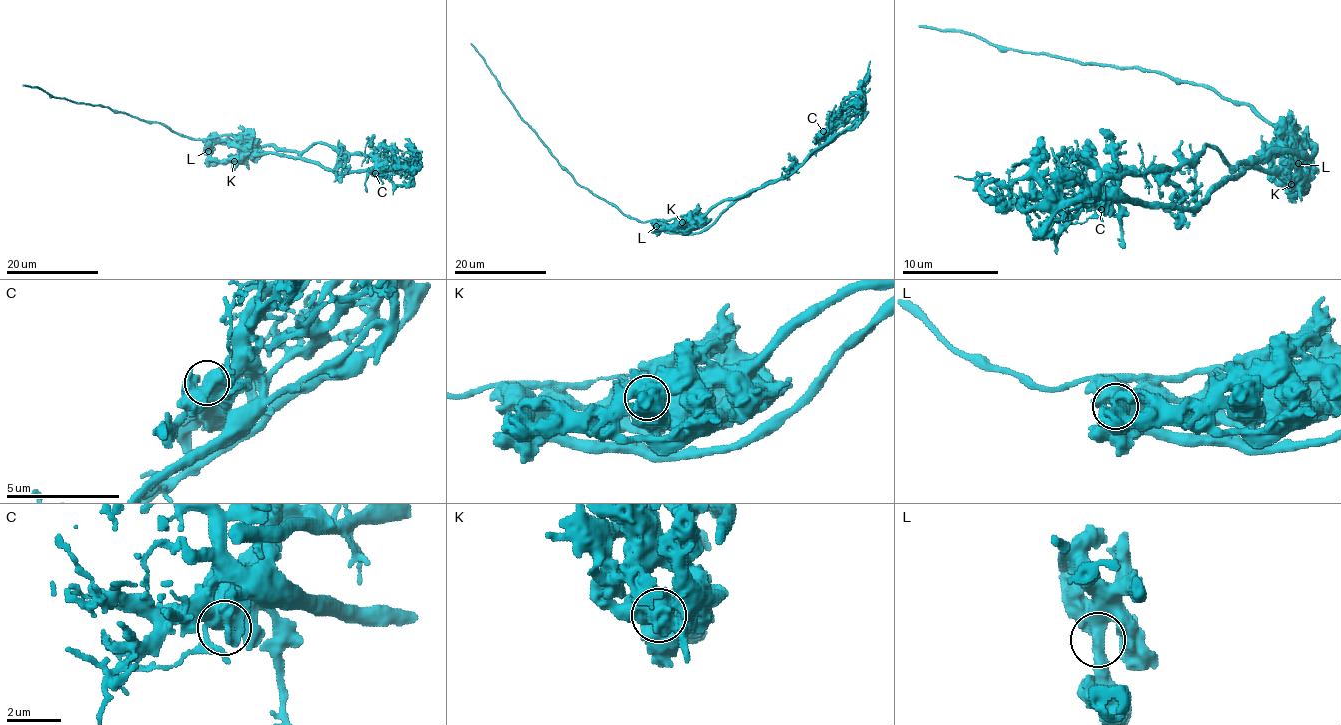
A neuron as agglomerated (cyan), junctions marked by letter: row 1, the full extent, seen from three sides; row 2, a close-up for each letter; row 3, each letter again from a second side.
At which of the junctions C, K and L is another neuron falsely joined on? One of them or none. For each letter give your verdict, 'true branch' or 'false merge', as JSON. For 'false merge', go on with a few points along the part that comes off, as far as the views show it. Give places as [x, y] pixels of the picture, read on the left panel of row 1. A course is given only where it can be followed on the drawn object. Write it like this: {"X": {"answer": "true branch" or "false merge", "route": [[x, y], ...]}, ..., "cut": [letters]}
{"C": {"answer": "true branch"}, "K": {"answer": "false merge", "route": [[233, 161], [239, 142], [230, 135], [191, 138], [160, 122], [146, 122], [110, 107], [71, 102], [23, 84]]}, "L": {"answer": "true branch"}, "cut": ["K"]}

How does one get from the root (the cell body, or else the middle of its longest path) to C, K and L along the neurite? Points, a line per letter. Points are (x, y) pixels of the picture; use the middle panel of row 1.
C: (668, 223), (676, 224), (703, 216), (725, 200), (784, 180), (826, 140), (828, 135), (823, 131)
K: (668, 223), (685, 221), (686, 226), (681, 222)
L: (668, 223), (656, 226)

